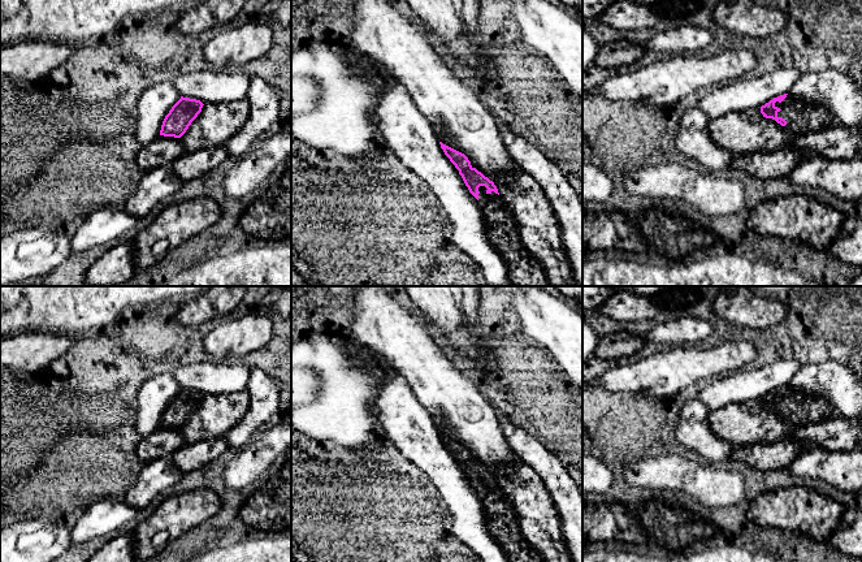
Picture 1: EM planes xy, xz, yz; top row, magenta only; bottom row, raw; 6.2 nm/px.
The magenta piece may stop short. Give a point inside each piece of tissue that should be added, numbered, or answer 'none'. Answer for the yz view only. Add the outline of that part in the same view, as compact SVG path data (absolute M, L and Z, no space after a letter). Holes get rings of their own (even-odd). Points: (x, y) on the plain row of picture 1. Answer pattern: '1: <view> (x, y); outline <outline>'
1: yz (801, 409); outline M787 386L781 394L776 393L775 398L781 401L777 403L777 408L787 412L785 419L792 428L827 420L832 416L828 401L816 394L796 393Z

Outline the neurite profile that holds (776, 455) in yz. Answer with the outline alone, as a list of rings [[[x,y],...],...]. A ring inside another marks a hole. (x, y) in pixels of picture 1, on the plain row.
[[[790,438],[771,444],[754,444],[737,448],[728,458],[759,471],[776,471],[788,468],[805,448]]]

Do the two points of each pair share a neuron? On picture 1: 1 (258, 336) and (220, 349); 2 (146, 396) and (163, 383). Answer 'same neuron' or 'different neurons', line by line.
1: same neuron
2: same neuron

